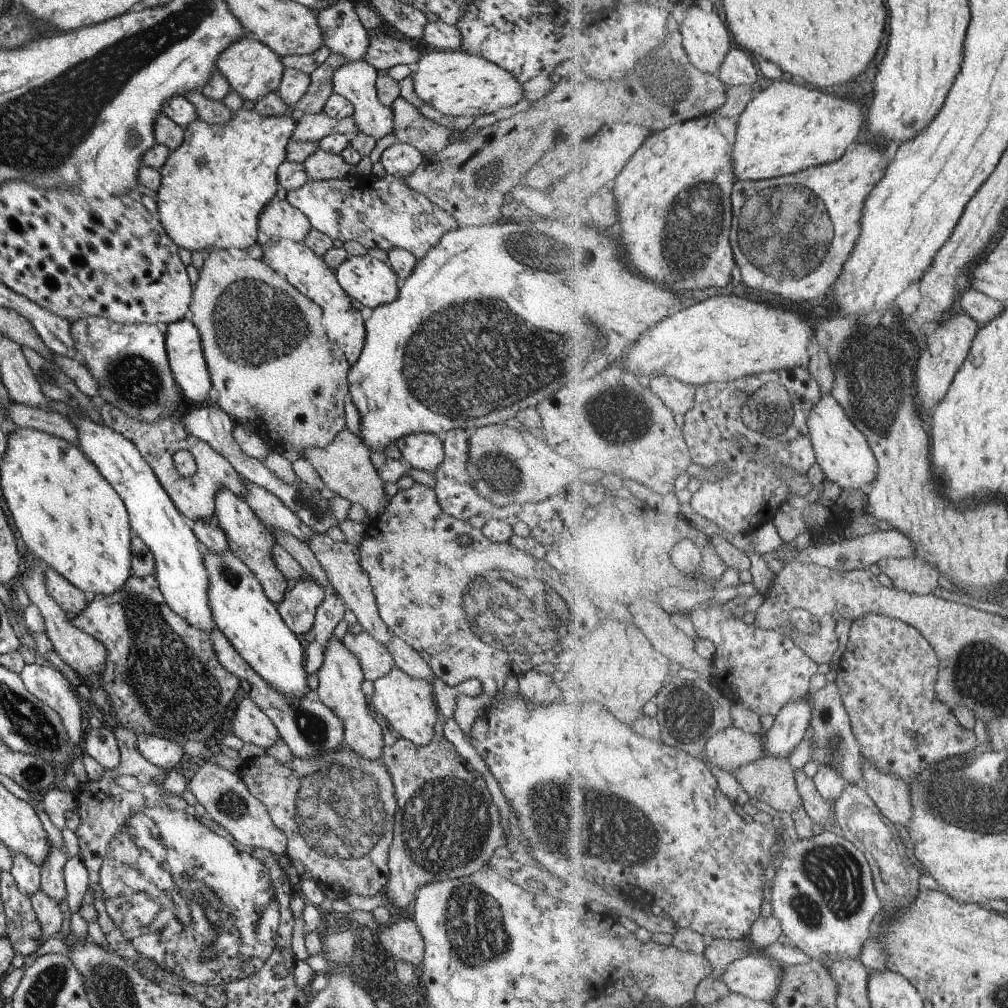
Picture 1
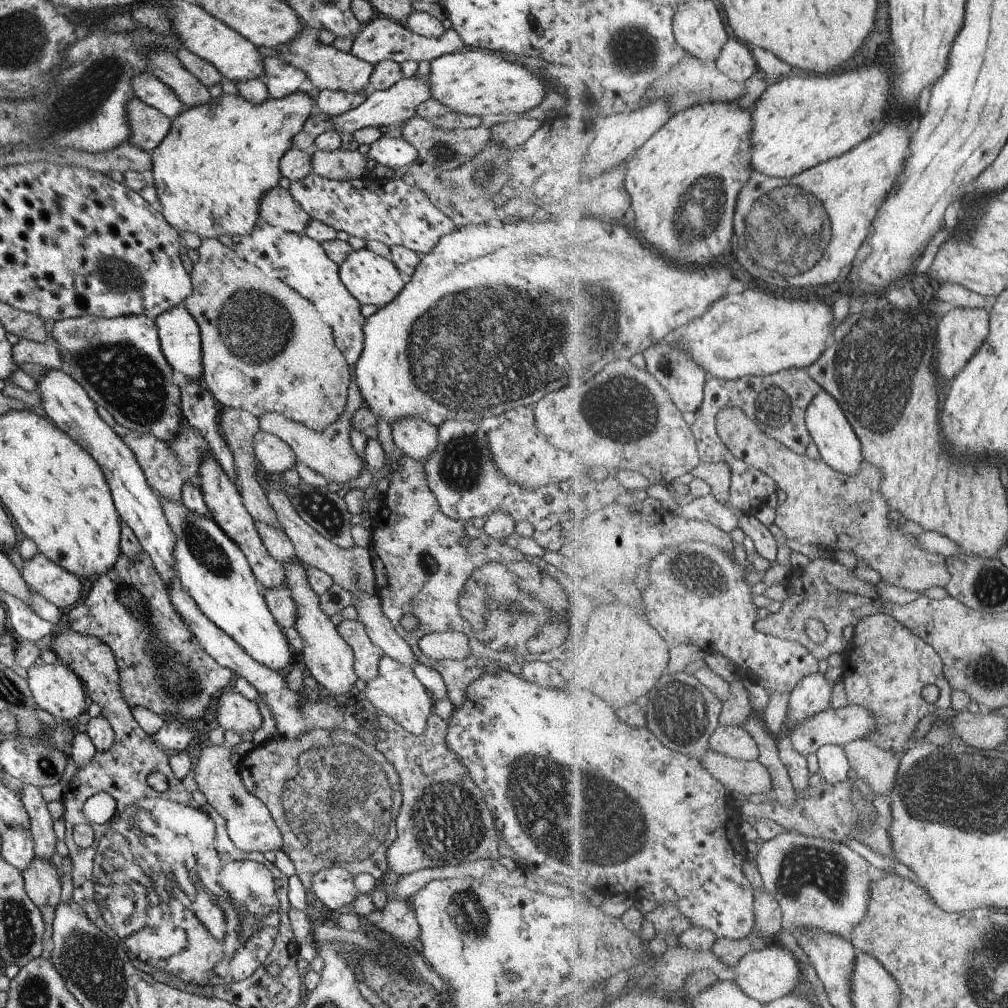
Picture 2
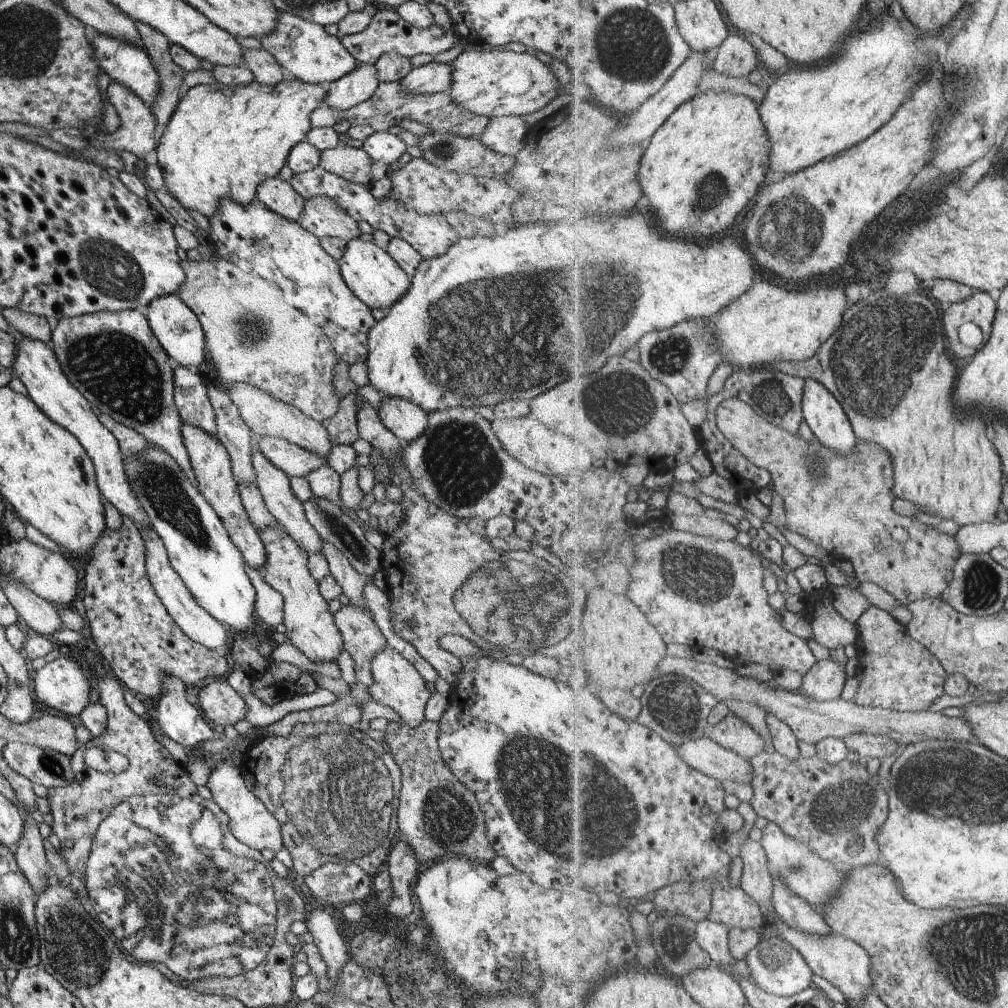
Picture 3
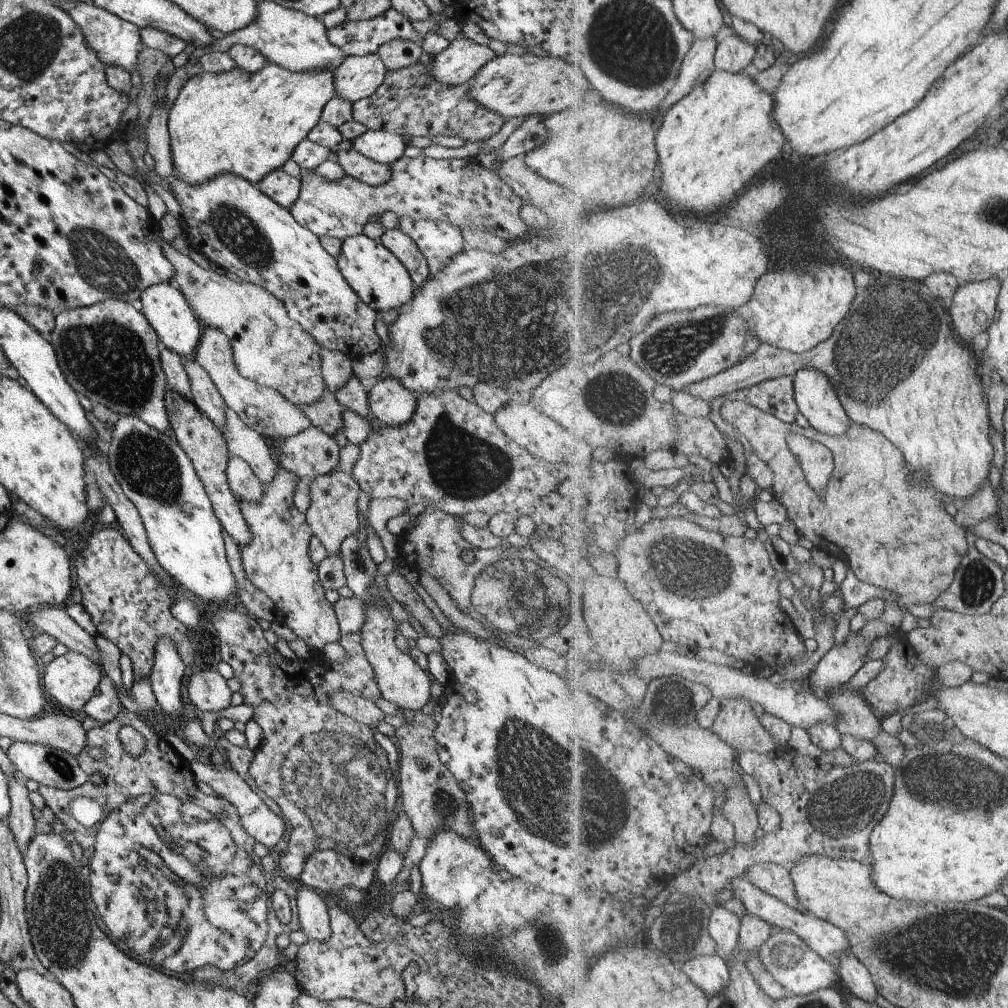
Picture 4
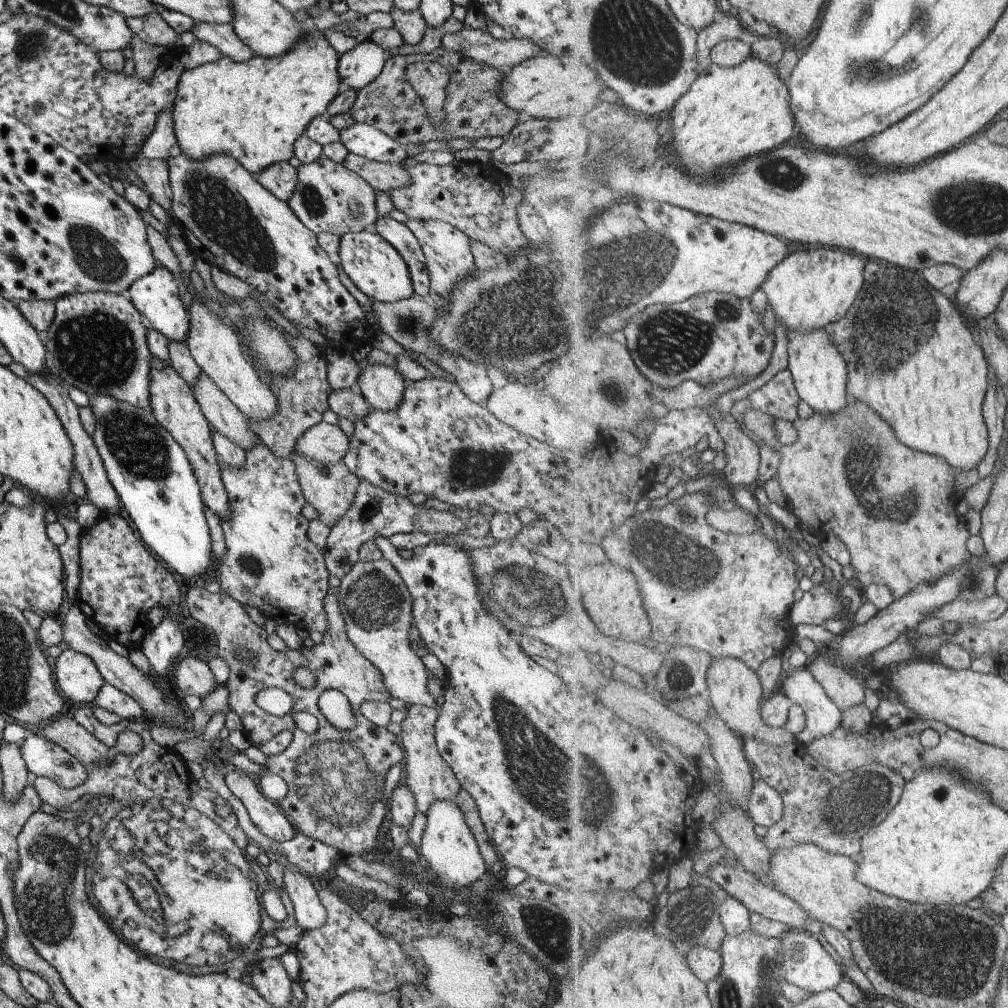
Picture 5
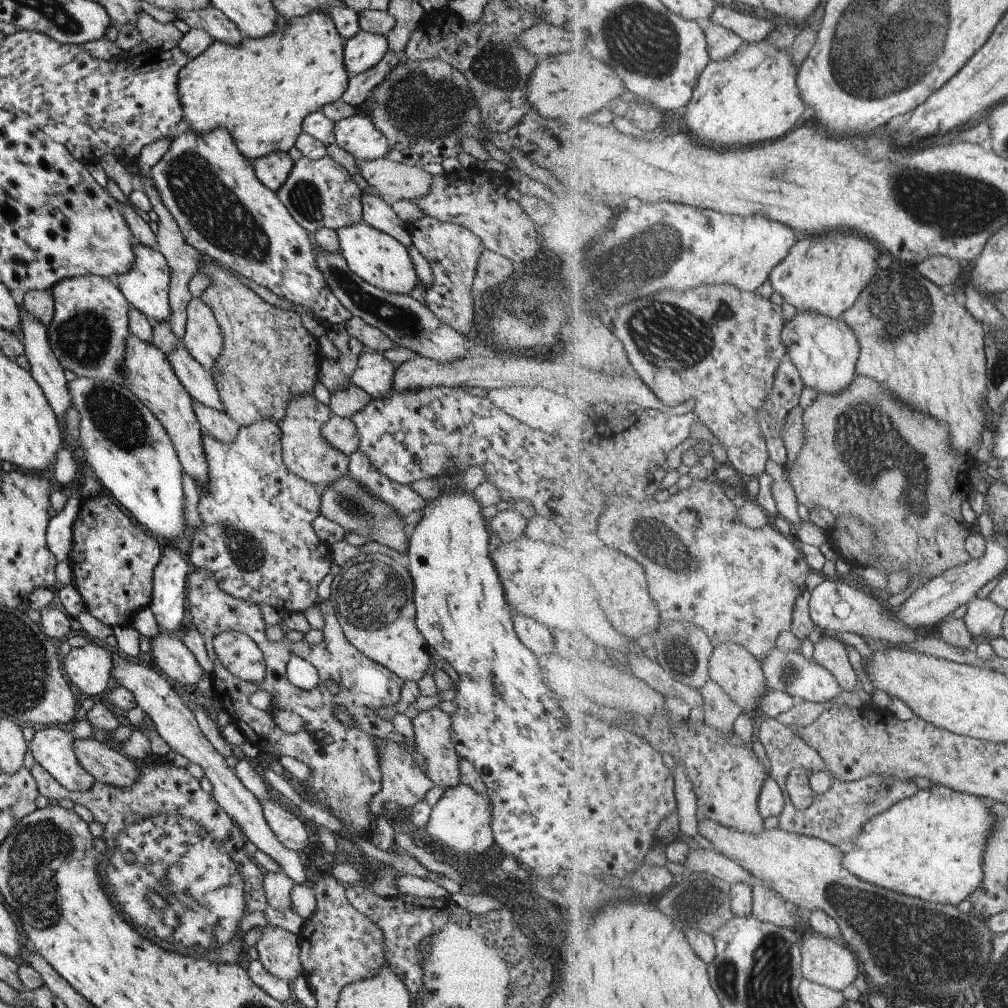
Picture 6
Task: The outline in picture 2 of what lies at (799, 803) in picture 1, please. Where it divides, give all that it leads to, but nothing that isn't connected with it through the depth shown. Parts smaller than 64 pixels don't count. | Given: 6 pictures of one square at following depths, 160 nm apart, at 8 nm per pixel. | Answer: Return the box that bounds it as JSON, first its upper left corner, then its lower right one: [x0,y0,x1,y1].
[700,748,772,797]

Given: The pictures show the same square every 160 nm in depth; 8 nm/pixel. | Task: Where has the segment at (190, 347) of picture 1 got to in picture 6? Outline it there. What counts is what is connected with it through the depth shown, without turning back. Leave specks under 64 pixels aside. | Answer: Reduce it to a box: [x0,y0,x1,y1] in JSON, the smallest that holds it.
[115,242,171,321]

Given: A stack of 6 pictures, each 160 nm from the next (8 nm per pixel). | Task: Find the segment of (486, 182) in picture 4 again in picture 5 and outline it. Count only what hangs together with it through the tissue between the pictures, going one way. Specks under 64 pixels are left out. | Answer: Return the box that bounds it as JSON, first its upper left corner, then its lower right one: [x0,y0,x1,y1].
[286,156,529,258]

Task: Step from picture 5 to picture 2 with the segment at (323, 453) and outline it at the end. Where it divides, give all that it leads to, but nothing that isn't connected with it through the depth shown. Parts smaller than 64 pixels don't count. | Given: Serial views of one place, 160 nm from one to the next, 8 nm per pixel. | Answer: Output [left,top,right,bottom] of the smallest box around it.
[252,430,297,476]

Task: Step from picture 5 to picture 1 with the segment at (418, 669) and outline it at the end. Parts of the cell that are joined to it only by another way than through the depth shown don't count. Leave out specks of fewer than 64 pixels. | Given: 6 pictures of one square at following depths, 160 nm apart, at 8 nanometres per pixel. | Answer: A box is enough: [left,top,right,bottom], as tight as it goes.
[367,667,440,746]

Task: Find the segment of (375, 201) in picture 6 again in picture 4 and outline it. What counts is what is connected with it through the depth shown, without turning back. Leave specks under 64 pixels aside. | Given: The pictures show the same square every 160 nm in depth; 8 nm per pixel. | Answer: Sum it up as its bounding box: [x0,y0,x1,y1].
[380,230,428,287]

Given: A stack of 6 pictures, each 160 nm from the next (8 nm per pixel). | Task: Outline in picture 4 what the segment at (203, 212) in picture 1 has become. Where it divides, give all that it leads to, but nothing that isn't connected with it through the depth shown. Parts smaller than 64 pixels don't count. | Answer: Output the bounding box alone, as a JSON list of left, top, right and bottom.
[166,61,333,186]

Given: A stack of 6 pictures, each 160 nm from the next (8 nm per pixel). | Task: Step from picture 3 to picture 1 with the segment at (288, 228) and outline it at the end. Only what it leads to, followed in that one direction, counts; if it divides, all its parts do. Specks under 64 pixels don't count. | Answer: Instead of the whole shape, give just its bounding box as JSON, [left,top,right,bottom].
[261,239,365,366]

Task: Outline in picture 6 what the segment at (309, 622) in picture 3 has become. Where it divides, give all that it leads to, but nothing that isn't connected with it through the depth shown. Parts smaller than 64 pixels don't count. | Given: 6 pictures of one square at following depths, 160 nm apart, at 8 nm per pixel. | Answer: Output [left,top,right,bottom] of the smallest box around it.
[188,419,332,614]

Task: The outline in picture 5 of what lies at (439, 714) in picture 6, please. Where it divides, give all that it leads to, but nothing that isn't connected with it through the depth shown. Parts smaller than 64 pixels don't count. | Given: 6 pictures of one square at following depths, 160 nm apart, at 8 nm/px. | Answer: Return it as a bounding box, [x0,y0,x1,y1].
[399,705,460,813]

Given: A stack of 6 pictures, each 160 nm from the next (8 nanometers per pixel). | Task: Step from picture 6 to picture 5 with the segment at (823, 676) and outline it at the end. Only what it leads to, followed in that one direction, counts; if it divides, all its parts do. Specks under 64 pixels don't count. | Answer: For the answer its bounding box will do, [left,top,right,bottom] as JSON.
[780,668,843,746]

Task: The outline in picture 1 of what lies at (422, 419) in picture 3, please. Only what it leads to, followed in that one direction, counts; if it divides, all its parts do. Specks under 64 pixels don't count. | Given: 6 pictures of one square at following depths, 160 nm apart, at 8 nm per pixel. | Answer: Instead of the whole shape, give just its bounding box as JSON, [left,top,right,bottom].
[394,433,443,474]

